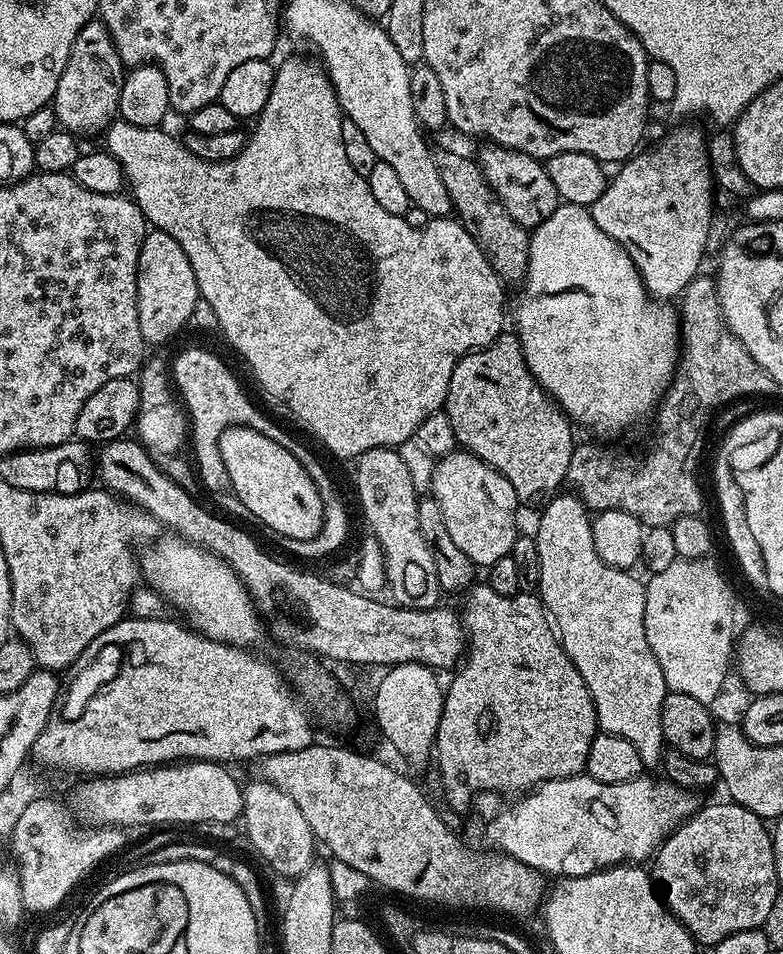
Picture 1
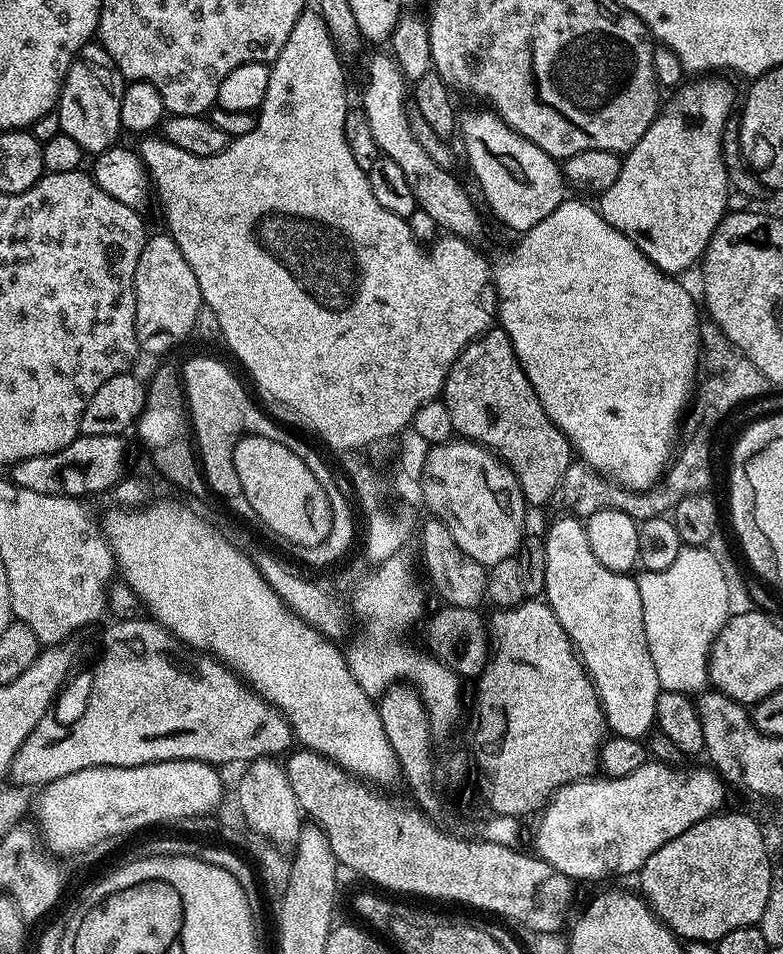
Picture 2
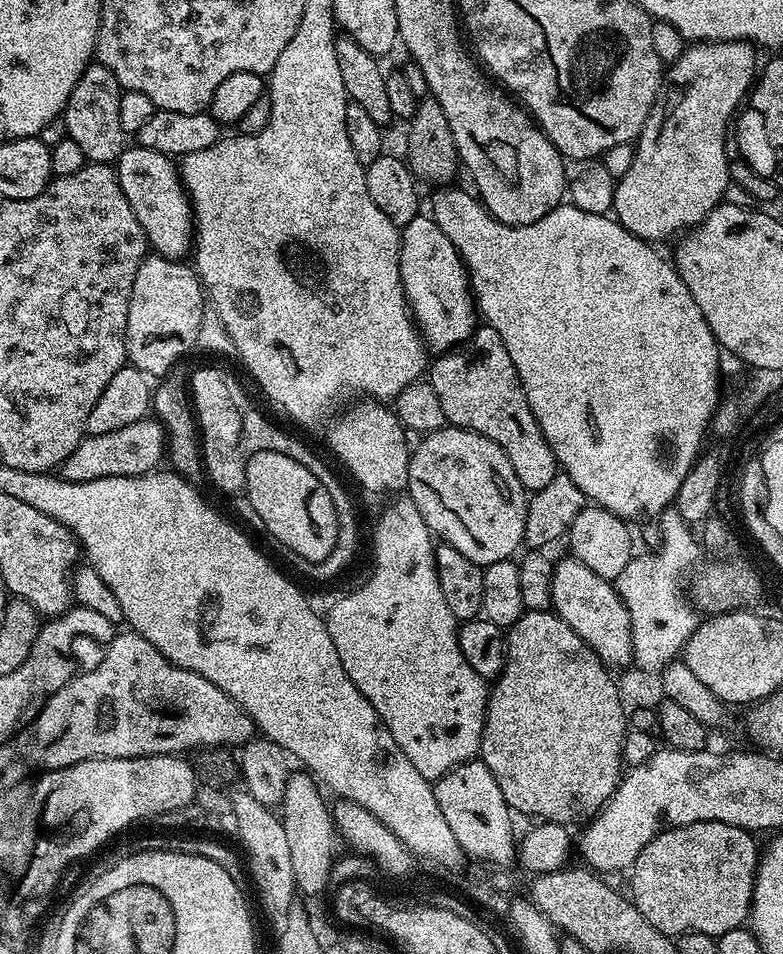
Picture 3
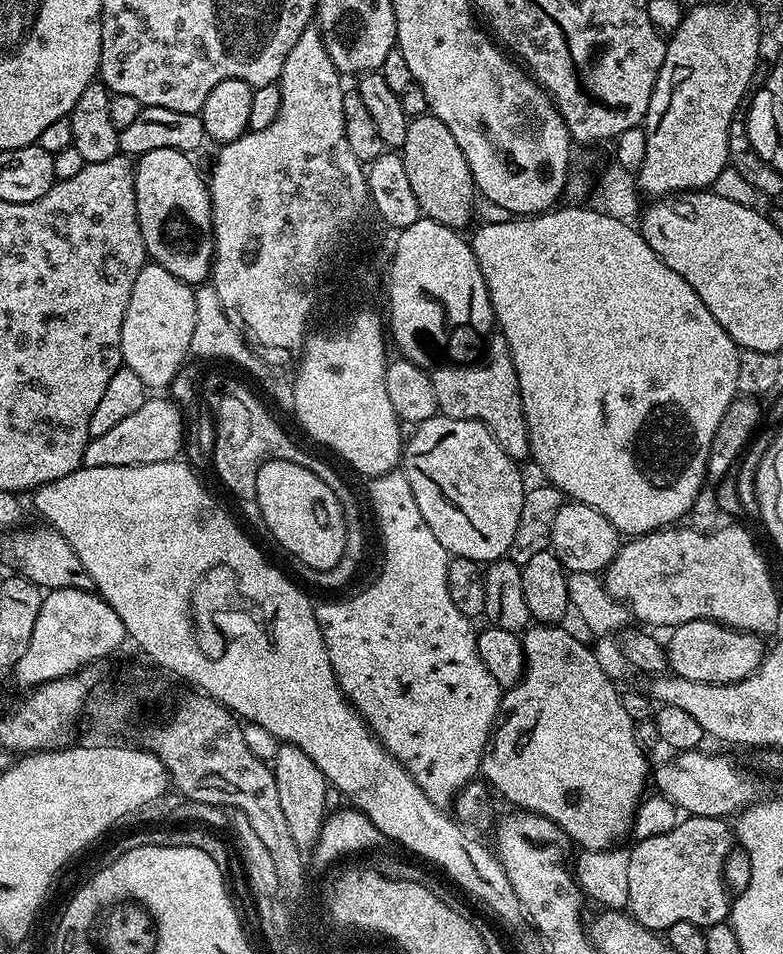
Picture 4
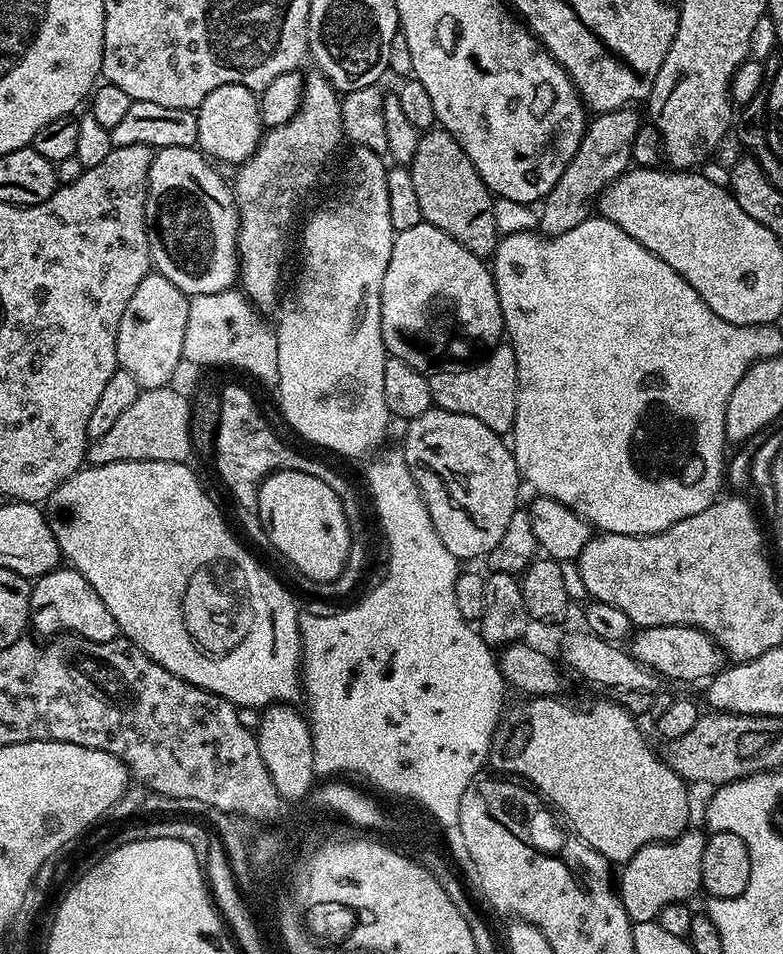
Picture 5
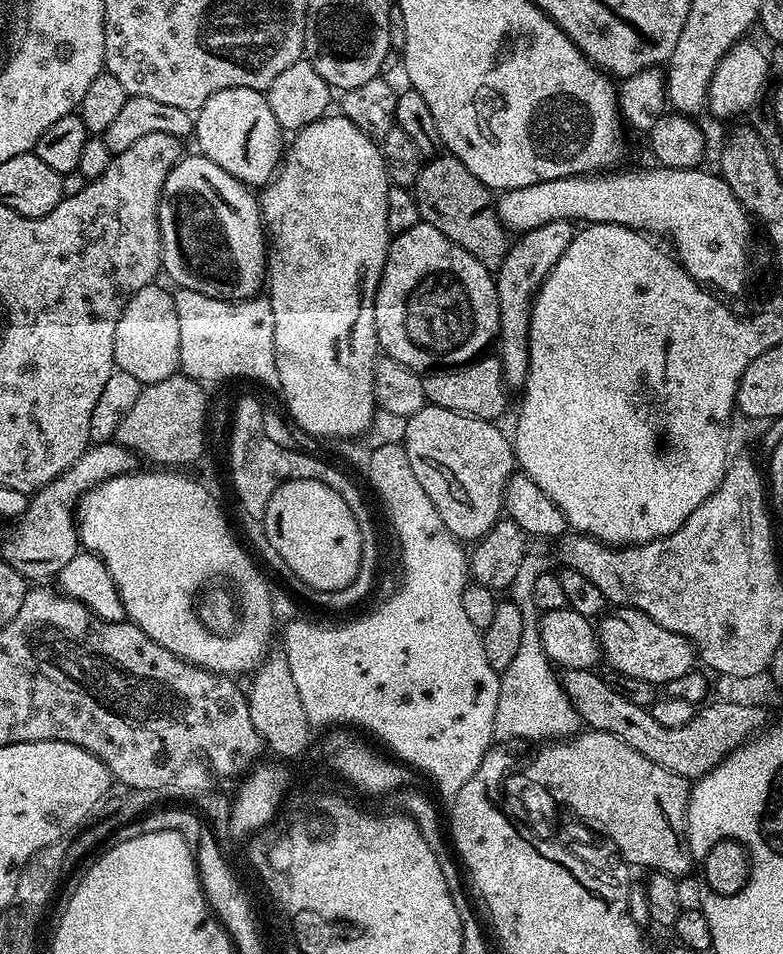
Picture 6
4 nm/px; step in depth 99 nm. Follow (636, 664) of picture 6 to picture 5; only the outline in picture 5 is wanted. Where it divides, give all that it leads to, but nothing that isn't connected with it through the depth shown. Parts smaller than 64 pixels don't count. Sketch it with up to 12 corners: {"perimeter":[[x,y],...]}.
{"perimeter":[[690,626],[640,628],[630,648],[668,680],[707,682],[726,657]]}

